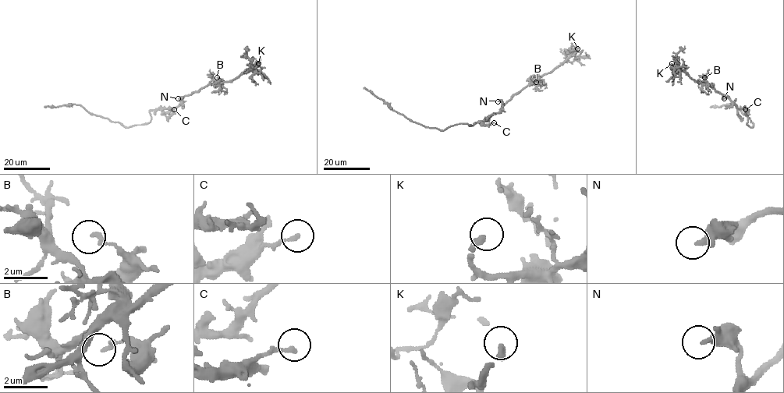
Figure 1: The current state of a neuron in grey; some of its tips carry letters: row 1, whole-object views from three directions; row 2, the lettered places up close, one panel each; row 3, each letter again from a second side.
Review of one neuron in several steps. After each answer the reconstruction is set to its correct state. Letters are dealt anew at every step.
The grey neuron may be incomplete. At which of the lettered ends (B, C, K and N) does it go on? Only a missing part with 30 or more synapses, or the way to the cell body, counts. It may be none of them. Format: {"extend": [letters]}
{"extend": ["K"]}

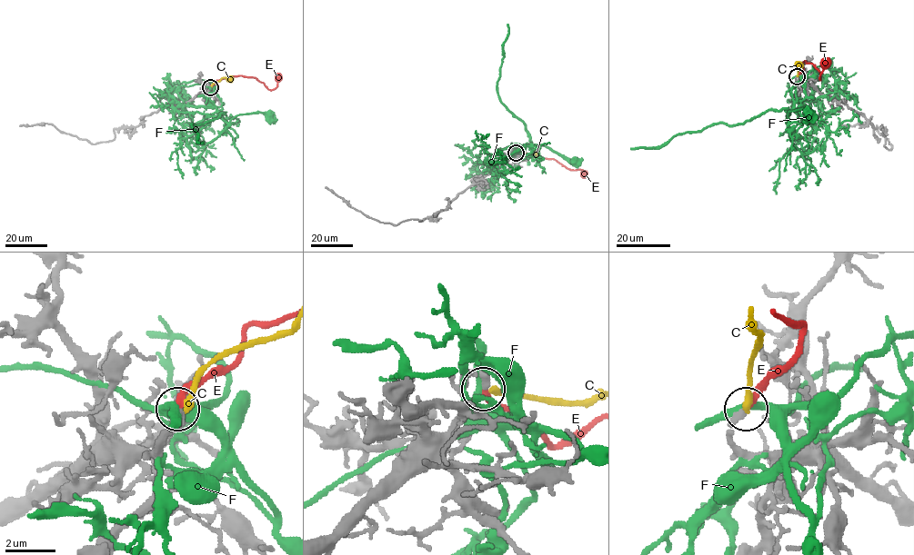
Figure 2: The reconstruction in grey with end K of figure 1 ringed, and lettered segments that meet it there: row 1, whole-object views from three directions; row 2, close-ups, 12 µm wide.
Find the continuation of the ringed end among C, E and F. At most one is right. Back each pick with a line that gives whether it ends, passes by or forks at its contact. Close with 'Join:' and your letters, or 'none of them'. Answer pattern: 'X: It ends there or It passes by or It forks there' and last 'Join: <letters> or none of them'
E: It ends there
Join: E

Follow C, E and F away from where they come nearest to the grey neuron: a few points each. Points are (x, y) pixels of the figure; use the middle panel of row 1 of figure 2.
C: (517, 153), (538, 153)
E: (516, 153), (522, 157), (553, 159), (569, 170), (582, 170), (583, 173)
F: (516, 152), (519, 155), (515, 148), (539, 145), (575, 162)

